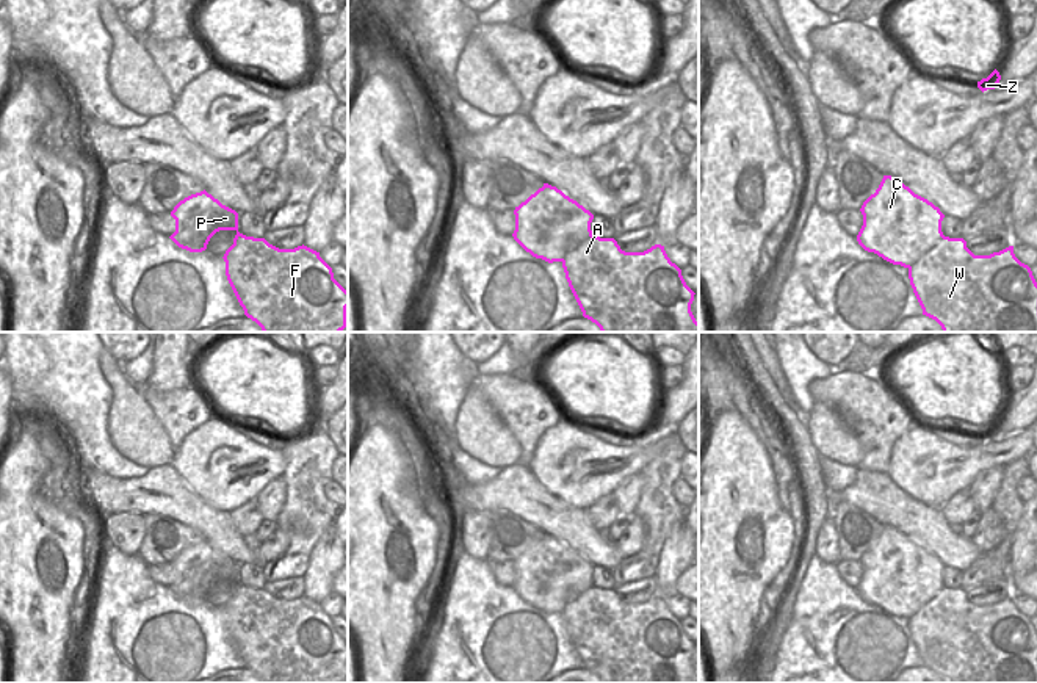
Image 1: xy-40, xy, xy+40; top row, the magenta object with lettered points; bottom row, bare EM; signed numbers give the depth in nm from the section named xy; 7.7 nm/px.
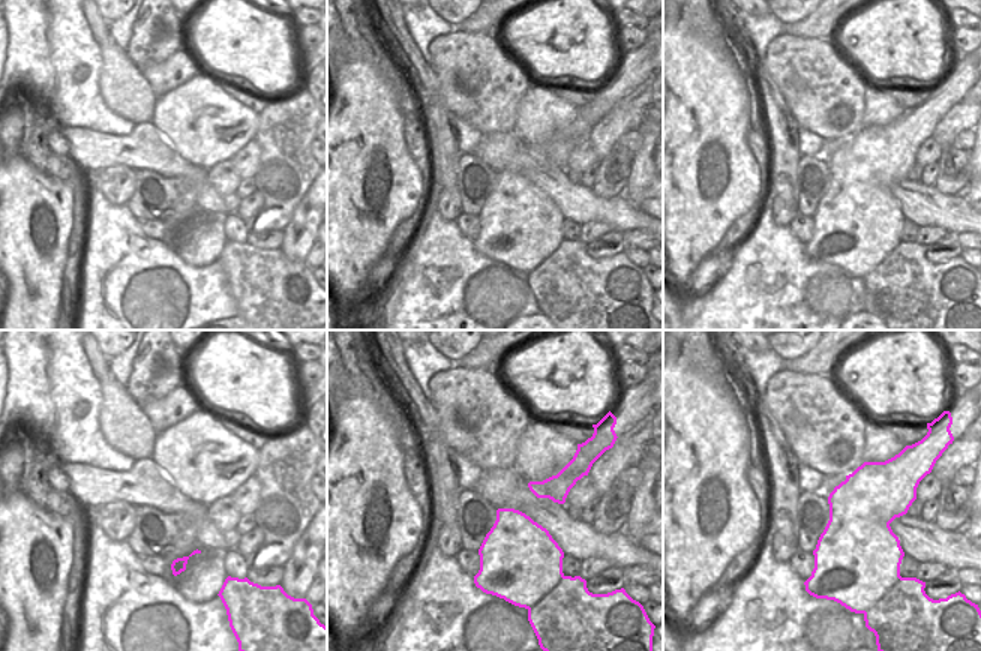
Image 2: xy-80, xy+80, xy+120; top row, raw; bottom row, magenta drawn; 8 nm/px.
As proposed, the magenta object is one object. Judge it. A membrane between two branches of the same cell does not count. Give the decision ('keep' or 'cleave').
cleave

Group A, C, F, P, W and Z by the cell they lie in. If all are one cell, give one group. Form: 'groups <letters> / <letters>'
groups A F W / C P Z

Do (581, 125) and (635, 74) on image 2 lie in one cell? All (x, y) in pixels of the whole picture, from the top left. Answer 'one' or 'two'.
one

